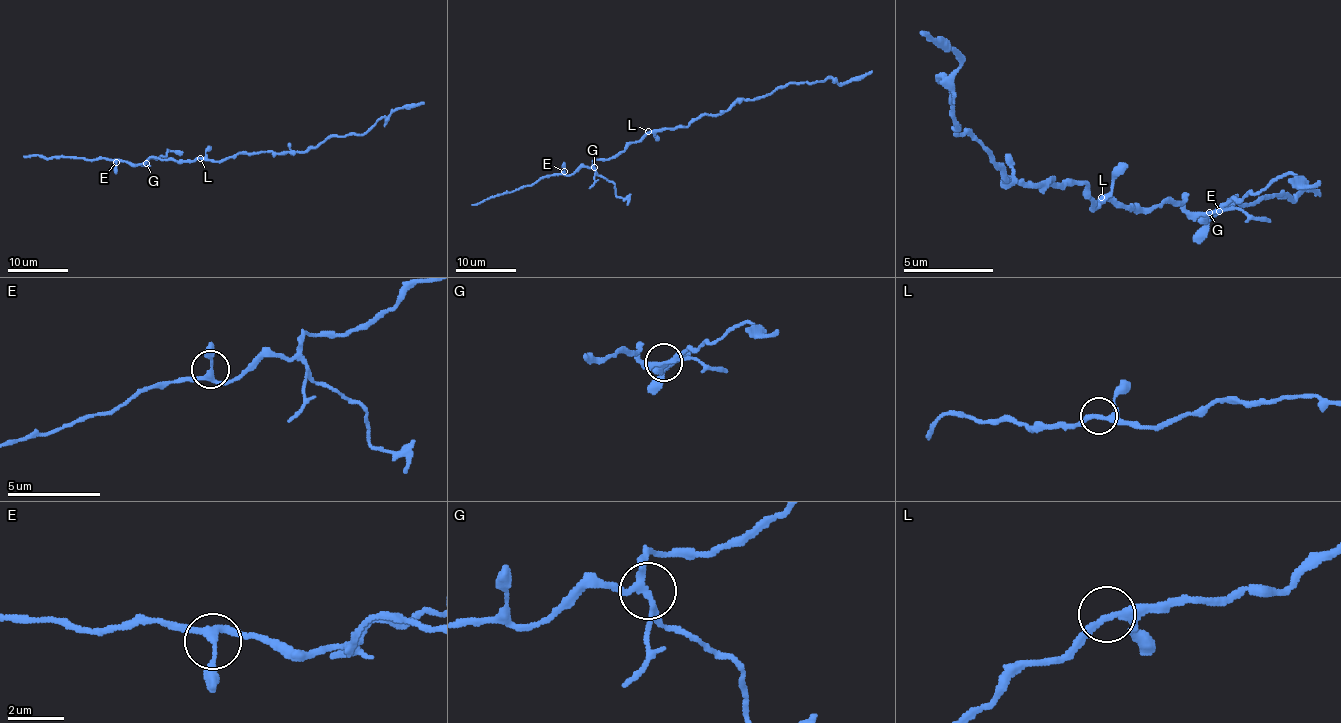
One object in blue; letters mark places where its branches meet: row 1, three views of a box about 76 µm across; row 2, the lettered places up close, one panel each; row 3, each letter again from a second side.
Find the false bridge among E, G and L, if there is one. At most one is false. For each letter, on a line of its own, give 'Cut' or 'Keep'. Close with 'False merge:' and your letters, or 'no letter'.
E: Keep
G: Cut
L: Keep
False merge: G

